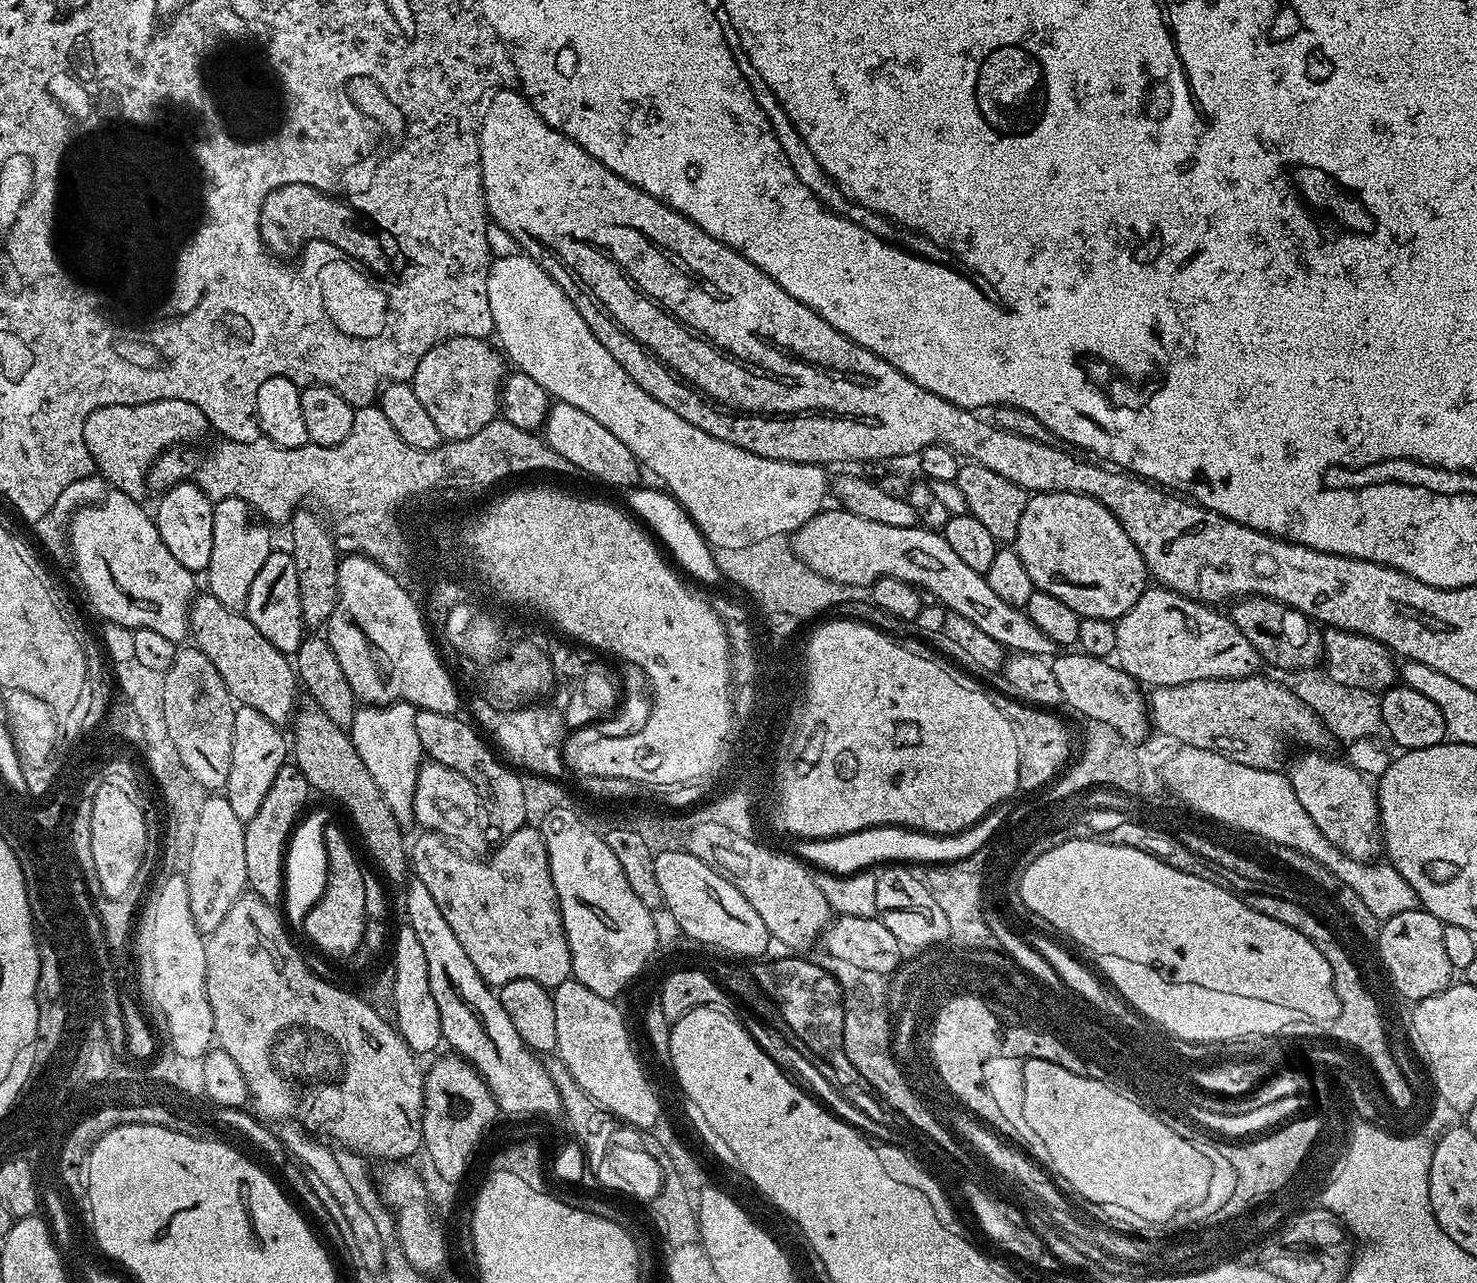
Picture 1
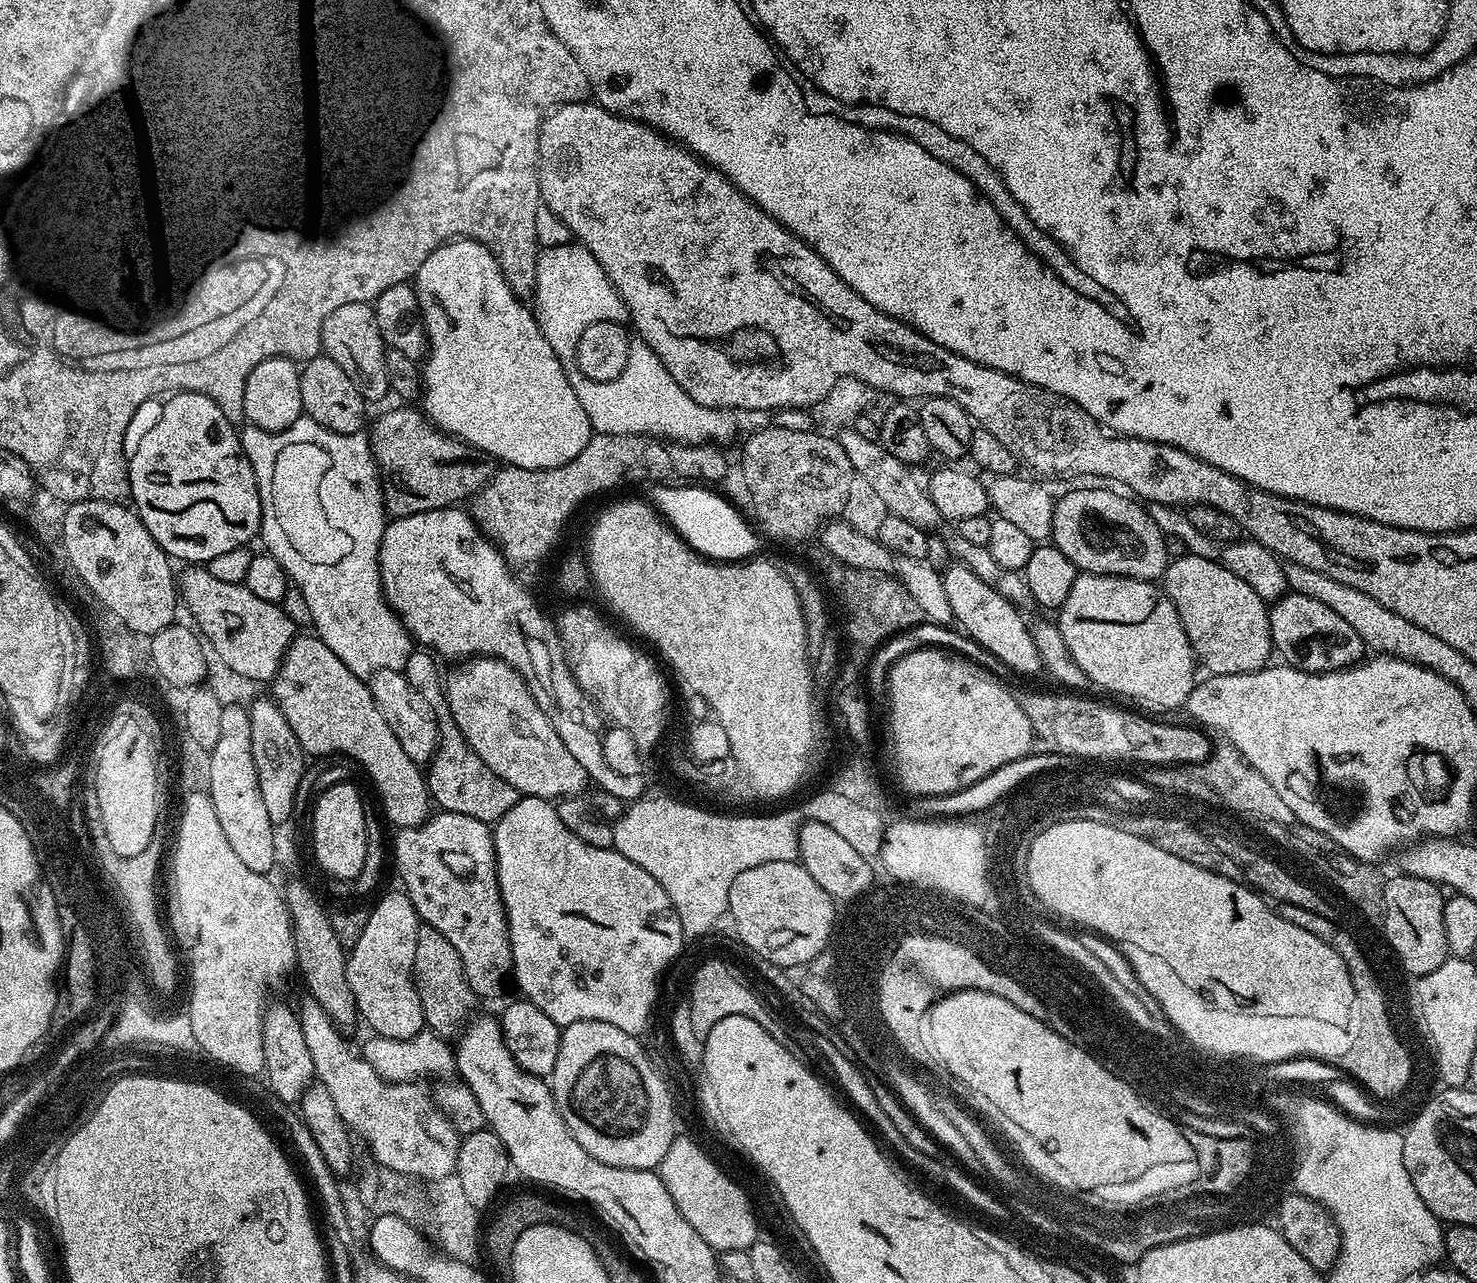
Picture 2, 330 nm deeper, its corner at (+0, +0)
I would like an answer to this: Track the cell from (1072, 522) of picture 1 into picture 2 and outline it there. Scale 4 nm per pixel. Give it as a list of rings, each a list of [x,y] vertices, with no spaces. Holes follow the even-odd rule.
[[[1108,486],[1100,487],[1104,488],[1076,488],[1056,500],[1051,543],[1055,544],[1058,550],[1062,550],[1062,554],[1066,554],[1066,558],[1070,558],[1070,562],[1074,562],[1074,566],[1081,573],[1129,576],[1135,580],[1159,581],[1170,563],[1169,541],[1163,530],[1154,522],[1154,518],[1150,518],[1148,509],[1143,503],[1137,502],[1123,491],[1113,490]]]

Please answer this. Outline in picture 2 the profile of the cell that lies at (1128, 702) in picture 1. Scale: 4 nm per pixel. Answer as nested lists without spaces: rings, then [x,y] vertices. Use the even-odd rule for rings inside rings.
[[[952,562],[943,569],[942,579],[946,598],[950,601],[953,621],[964,627],[964,632],[972,640],[977,640],[996,660],[1001,660],[1012,672],[1020,676],[1032,676],[1041,671],[1038,650],[1034,646],[1029,625],[1024,624],[1025,613],[1010,603],[998,590],[994,590],[978,574],[959,562]]]

